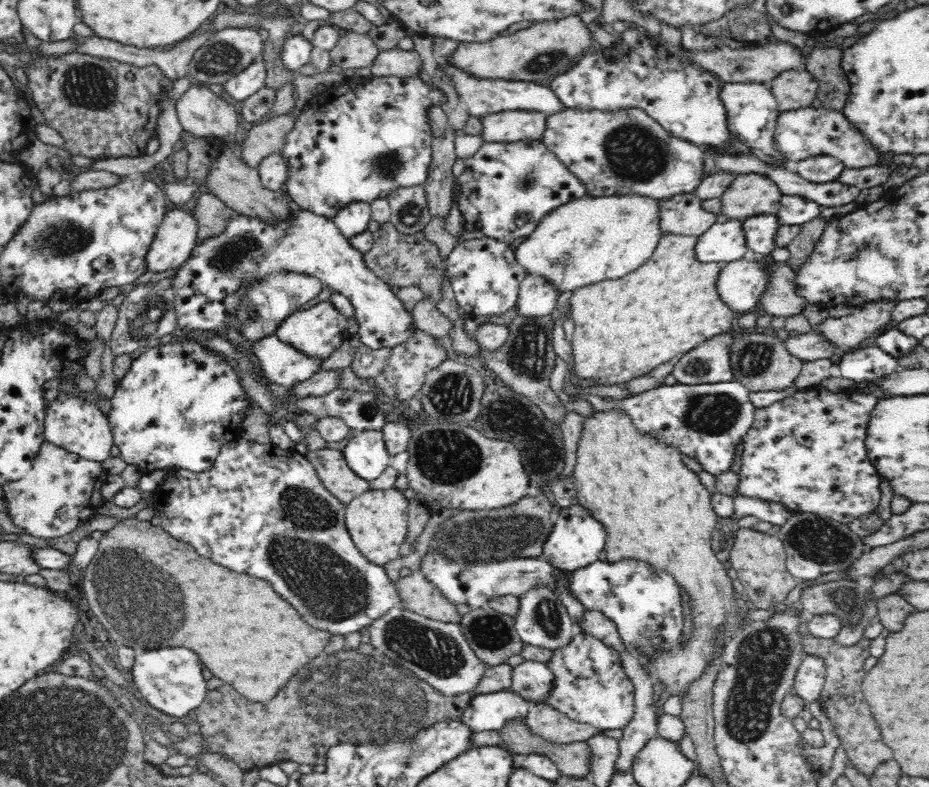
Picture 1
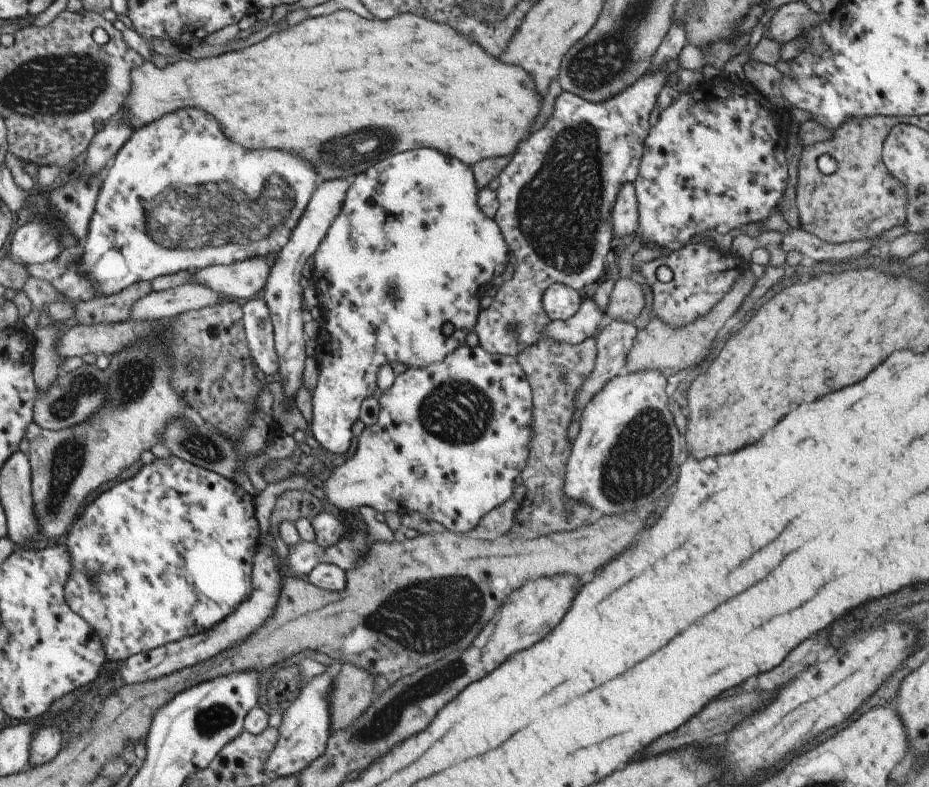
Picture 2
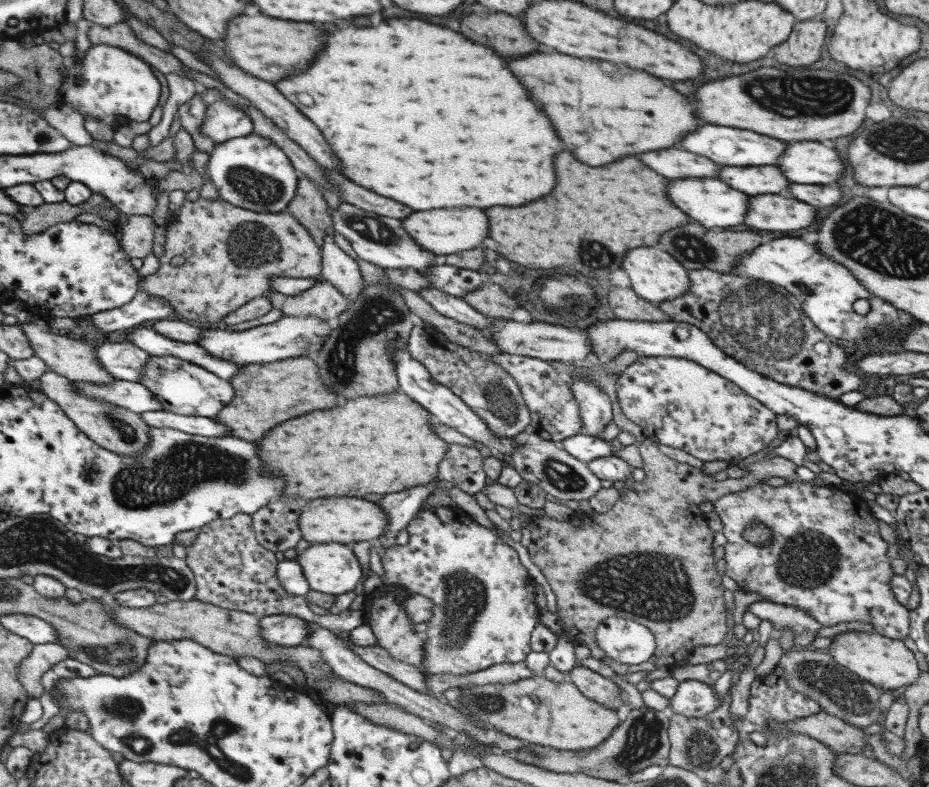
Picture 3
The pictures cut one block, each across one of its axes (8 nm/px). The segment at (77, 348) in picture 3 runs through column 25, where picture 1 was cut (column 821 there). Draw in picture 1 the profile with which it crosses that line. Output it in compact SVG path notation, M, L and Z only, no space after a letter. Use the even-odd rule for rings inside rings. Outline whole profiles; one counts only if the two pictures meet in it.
M888 299L864 303L854 307L849 316L826 318L816 331L820 331L836 348L848 352L853 346L872 336L878 328L890 324L894 306L896 302Z

